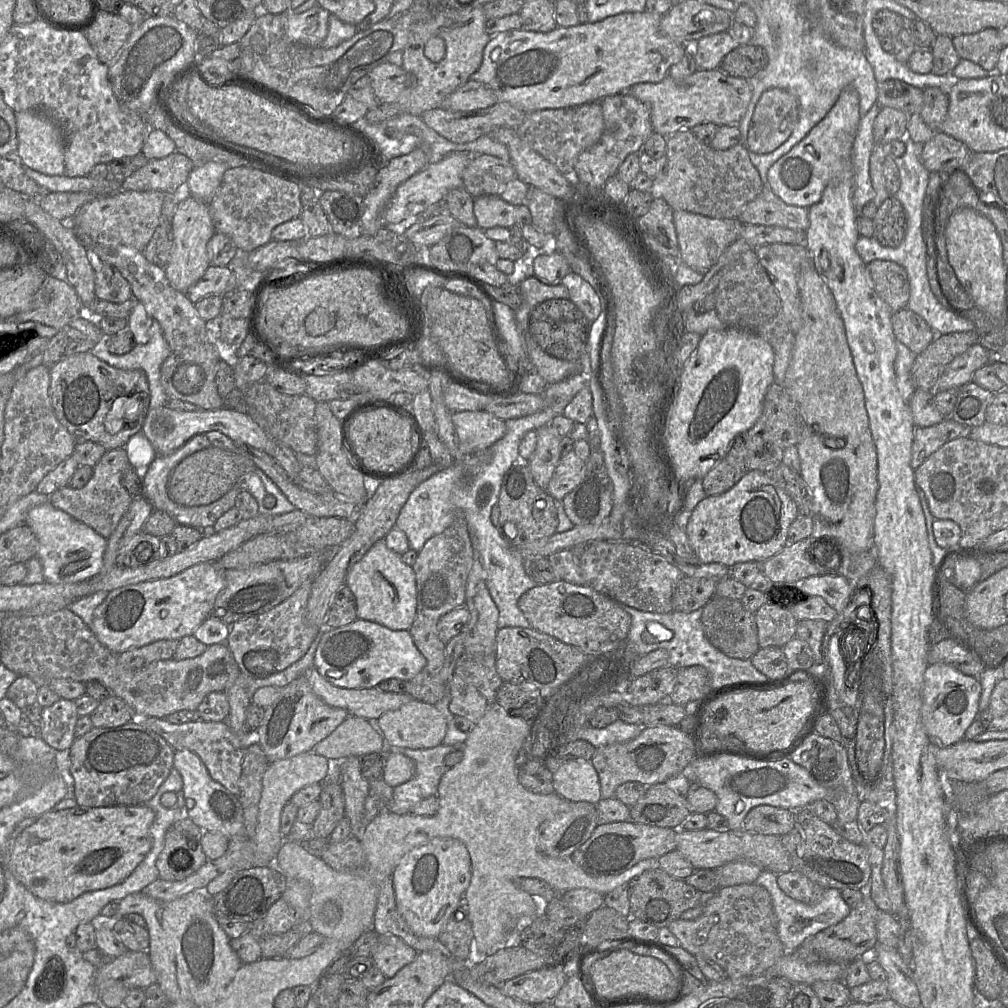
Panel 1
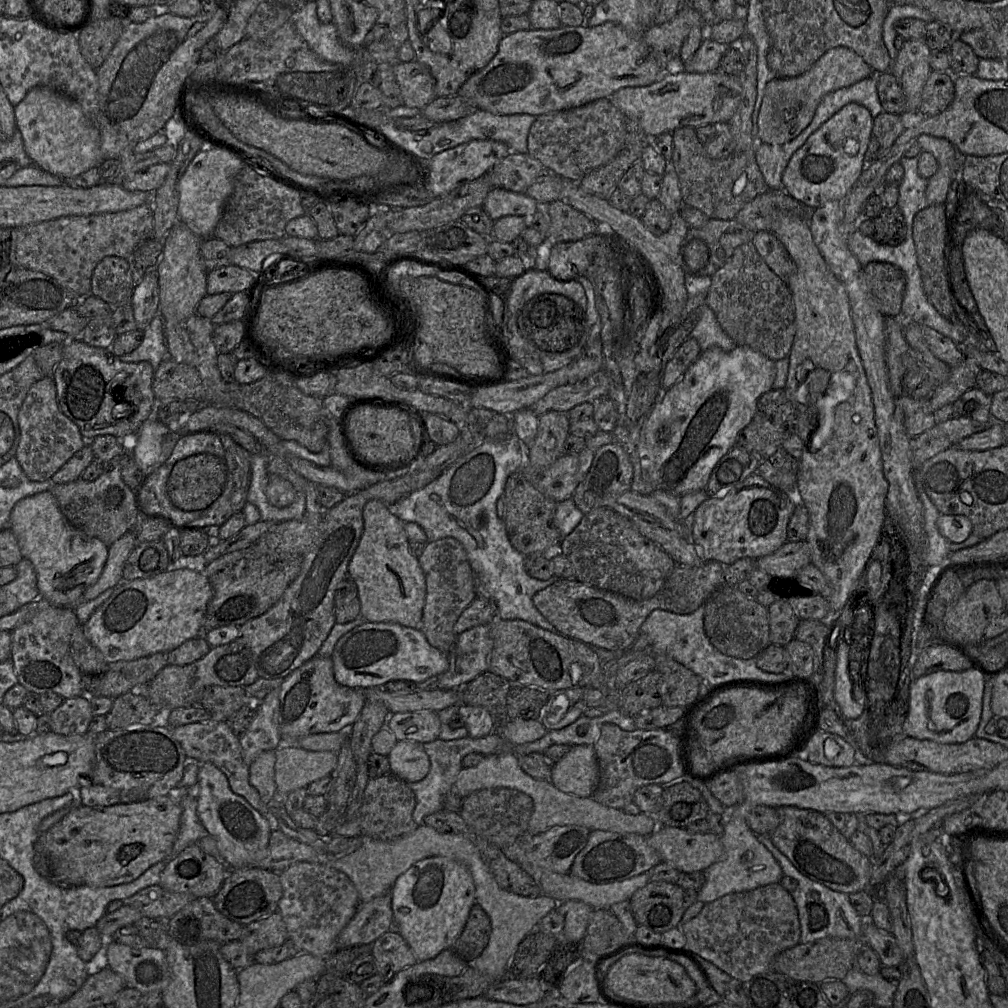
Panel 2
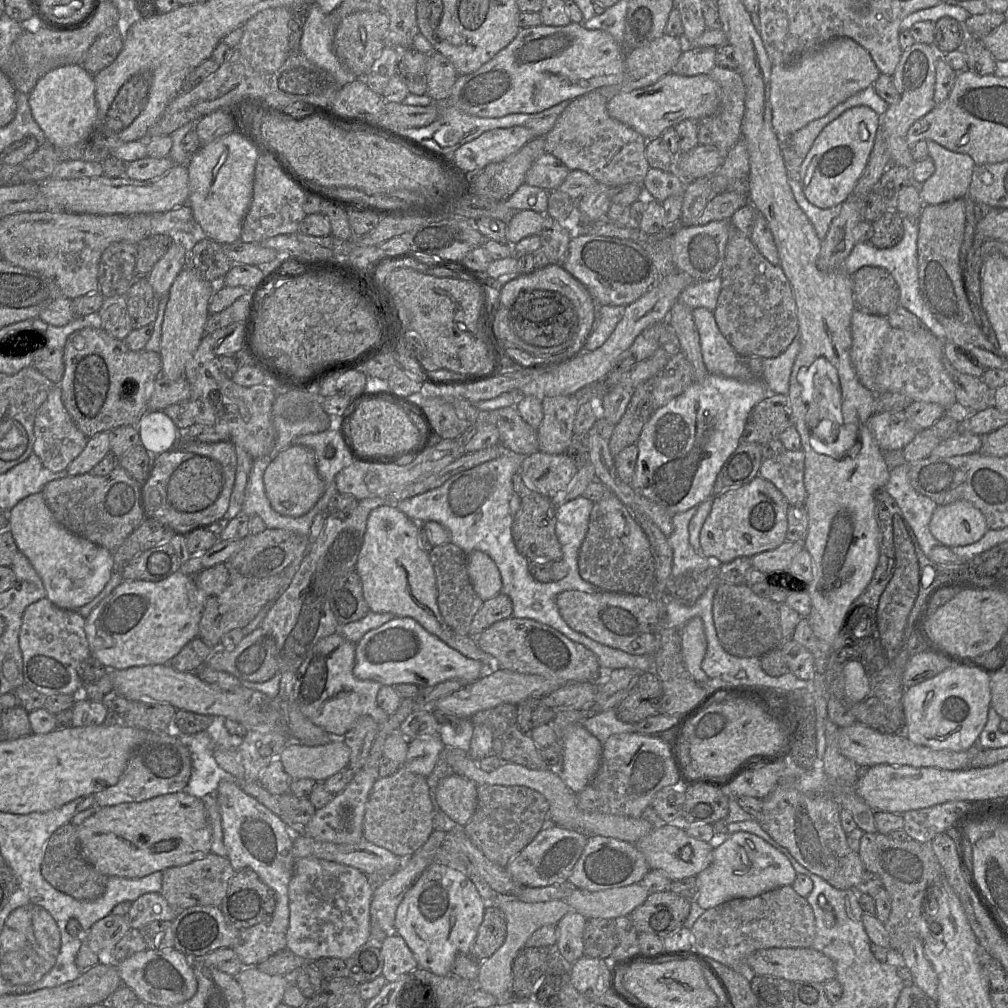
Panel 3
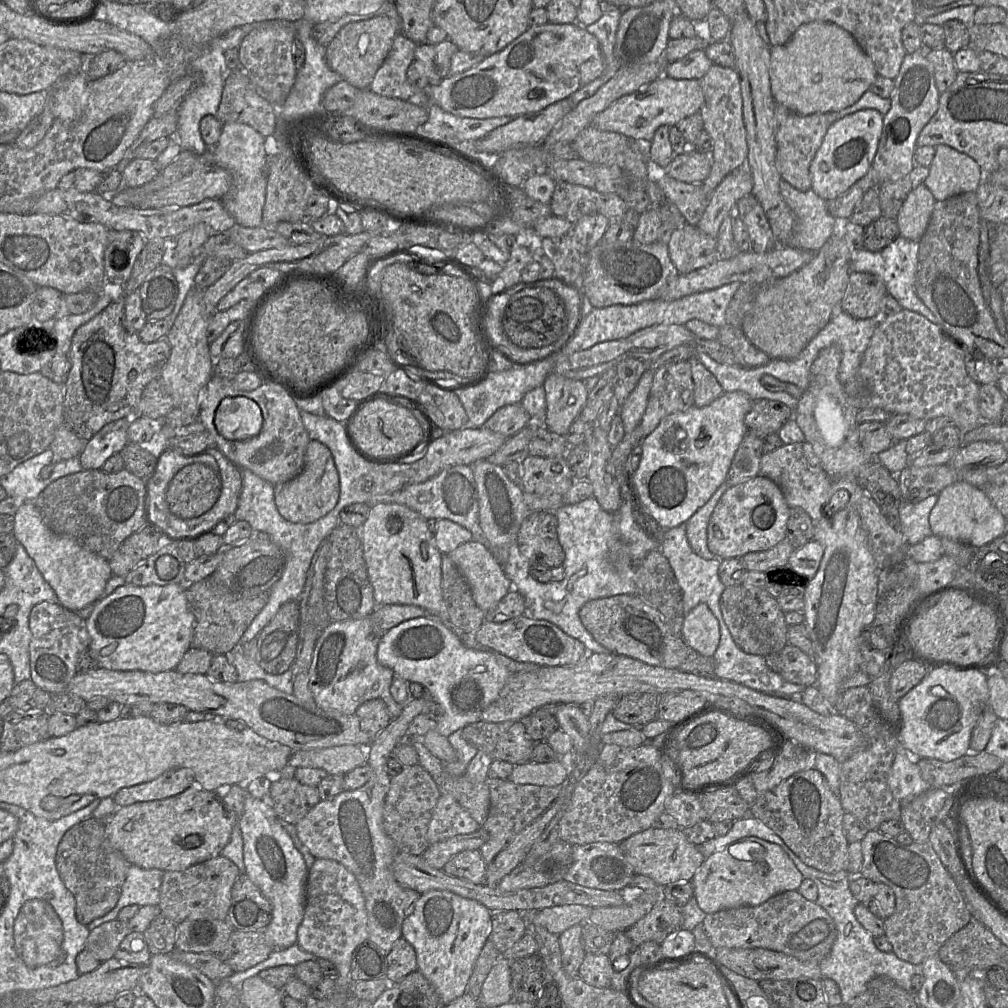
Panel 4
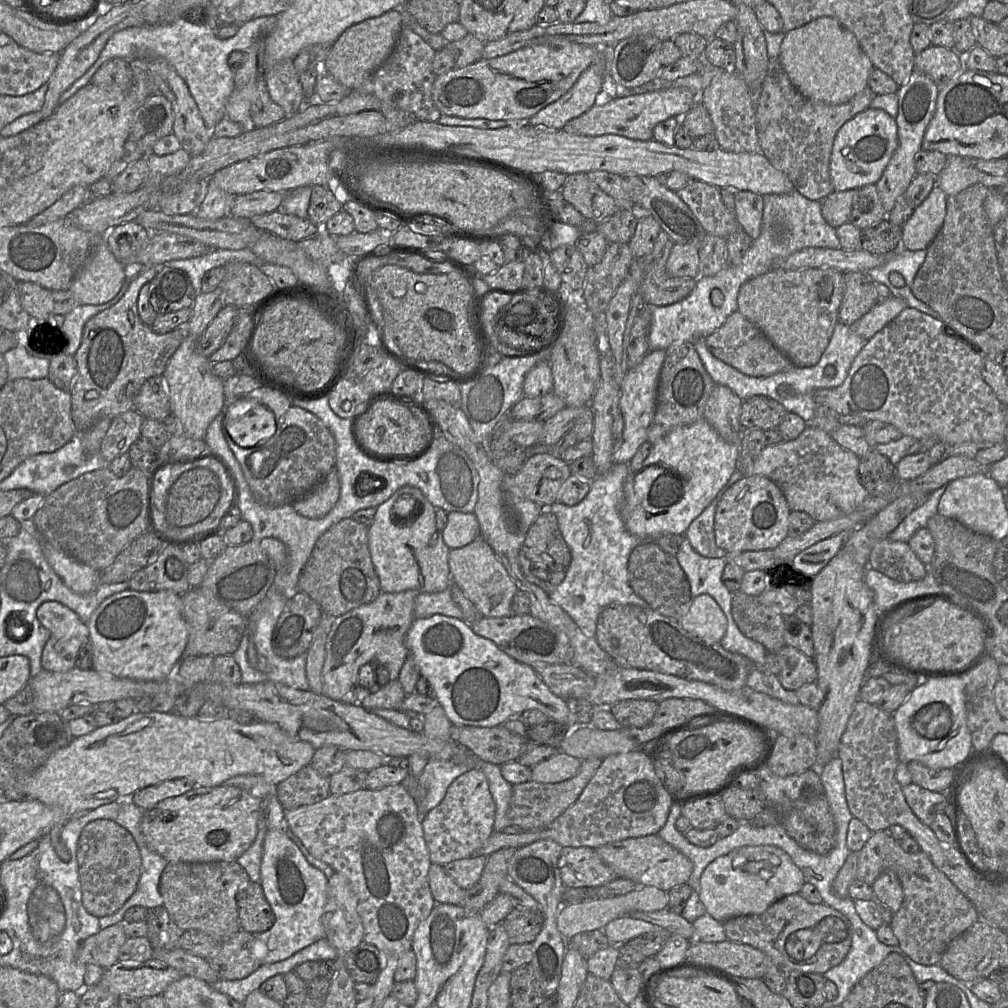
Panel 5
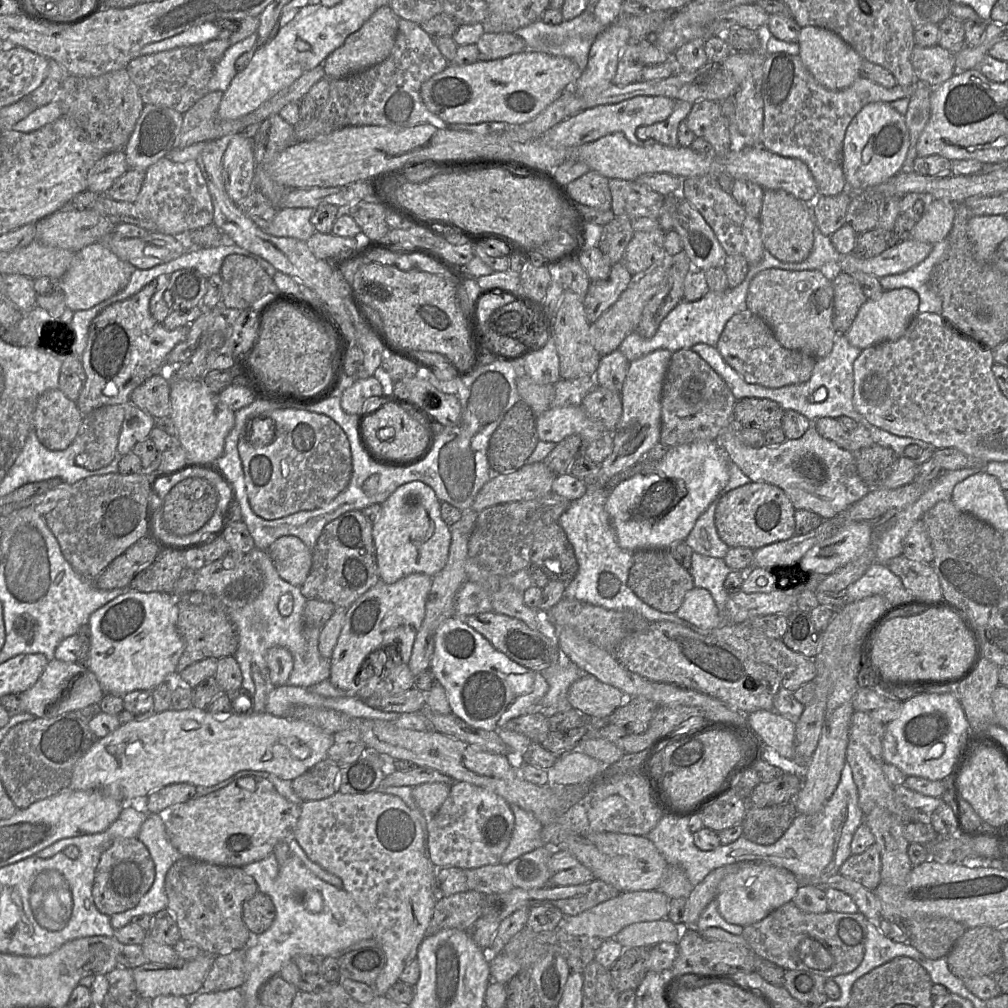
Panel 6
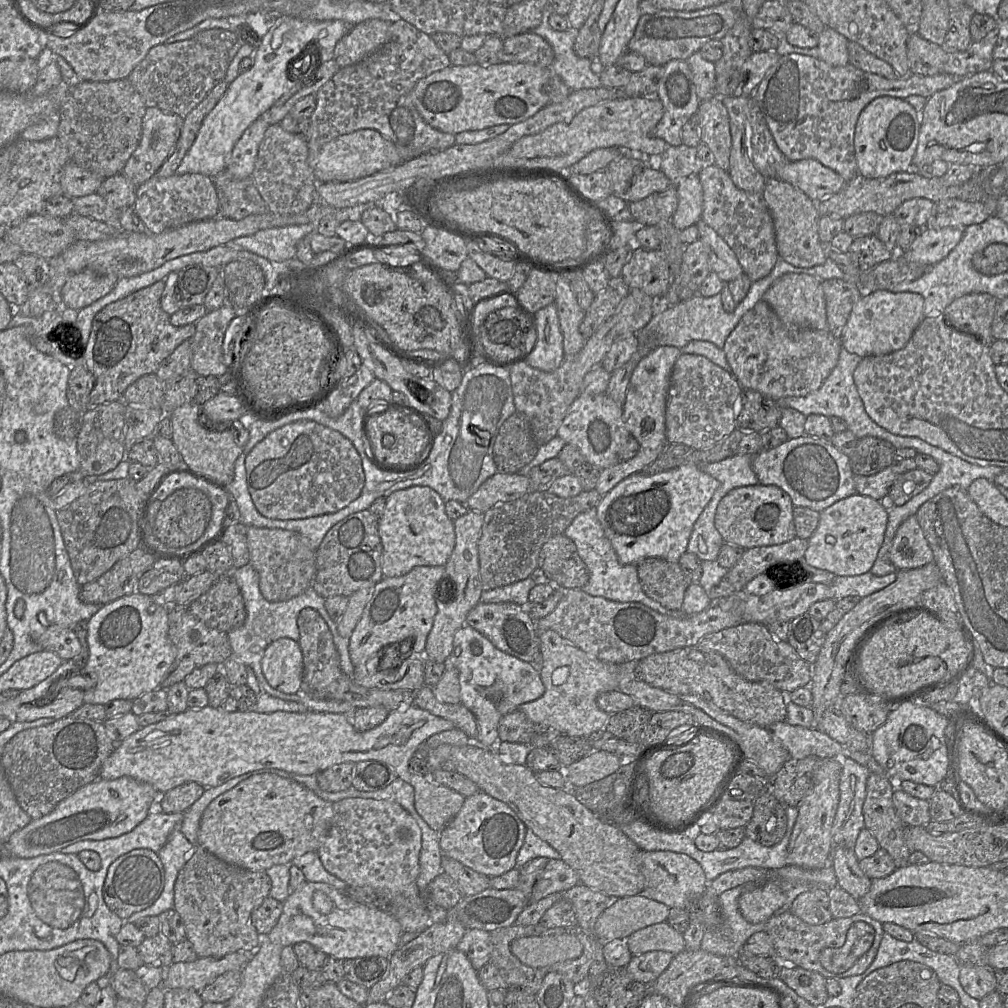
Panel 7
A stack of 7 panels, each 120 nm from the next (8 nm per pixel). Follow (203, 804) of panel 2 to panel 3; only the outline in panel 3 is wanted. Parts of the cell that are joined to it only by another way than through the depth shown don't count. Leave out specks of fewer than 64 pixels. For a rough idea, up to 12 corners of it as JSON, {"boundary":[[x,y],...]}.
{"boundary":[[229,773],[216,791],[227,858],[275,891],[286,934],[296,861],[281,818]]}

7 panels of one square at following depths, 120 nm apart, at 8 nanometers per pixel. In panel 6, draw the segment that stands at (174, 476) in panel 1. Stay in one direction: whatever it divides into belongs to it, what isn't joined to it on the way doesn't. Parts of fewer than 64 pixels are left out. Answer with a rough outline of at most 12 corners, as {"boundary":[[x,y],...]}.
{"boundary":[[192,477],[164,499],[164,529],[189,536],[213,516],[215,488]]}

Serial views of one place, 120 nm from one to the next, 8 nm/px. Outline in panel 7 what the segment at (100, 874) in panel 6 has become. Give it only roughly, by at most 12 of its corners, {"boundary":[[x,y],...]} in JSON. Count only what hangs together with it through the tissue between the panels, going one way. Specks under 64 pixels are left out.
{"boundary":[[146,848],[109,866],[102,894],[127,919],[158,899],[165,871]]}

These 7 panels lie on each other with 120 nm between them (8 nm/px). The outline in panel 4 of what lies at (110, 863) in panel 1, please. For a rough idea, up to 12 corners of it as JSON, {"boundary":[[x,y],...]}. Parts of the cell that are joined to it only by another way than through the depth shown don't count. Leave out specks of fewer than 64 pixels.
{"boundary":[[217,789],[118,808],[105,833],[131,865],[221,855],[237,814]]}

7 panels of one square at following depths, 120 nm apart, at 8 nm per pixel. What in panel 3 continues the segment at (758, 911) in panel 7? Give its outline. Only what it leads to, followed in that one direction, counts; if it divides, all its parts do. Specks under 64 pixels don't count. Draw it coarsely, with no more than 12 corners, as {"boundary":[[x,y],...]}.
{"boundary":[[735,832],[697,876],[704,910],[792,886],[762,838]]}

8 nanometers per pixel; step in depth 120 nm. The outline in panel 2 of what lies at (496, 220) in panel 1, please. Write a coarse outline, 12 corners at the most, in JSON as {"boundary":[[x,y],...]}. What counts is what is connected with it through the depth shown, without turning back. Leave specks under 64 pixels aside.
{"boundary":[[493,188],[481,208],[492,220],[530,218],[540,205],[525,193]]}

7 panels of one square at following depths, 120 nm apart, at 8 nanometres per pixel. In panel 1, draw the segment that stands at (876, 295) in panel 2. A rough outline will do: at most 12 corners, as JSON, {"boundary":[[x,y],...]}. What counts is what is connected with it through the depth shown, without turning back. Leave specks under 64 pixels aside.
{"boundary":[[893,261],[867,264],[874,288],[892,313],[907,308],[910,282]]}

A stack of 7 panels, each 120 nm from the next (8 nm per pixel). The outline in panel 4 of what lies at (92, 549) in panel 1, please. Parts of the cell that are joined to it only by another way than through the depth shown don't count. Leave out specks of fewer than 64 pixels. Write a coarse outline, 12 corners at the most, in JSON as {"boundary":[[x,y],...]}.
{"boundary":[[34,501],[14,514],[24,546],[60,605],[92,603],[109,561],[51,531]]}

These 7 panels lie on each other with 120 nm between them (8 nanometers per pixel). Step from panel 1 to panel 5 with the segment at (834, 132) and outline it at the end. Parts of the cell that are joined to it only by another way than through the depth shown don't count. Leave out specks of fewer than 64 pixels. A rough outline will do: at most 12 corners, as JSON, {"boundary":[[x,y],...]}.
{"boundary":[[867,108],[837,132],[834,191],[876,184],[898,146],[895,118]]}

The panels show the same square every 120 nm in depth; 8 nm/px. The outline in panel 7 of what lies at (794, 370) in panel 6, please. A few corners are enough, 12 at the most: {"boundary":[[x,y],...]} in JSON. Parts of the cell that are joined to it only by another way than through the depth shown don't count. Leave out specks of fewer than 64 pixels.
{"boundary":[[760,300],[723,352],[741,388],[806,396],[837,365],[828,331],[789,330]]}

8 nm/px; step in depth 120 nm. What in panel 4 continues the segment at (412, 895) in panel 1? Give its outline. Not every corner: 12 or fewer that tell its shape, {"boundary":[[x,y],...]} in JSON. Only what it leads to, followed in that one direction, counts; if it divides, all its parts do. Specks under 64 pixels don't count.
{"boundary":[[445,890],[402,924],[445,1006],[466,993],[492,913]]}

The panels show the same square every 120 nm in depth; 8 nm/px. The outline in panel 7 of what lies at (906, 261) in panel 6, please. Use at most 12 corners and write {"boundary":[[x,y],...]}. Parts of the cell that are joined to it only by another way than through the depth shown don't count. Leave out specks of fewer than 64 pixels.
{"boundary":[[923,227],[908,262],[934,265],[961,241],[965,227]]}

